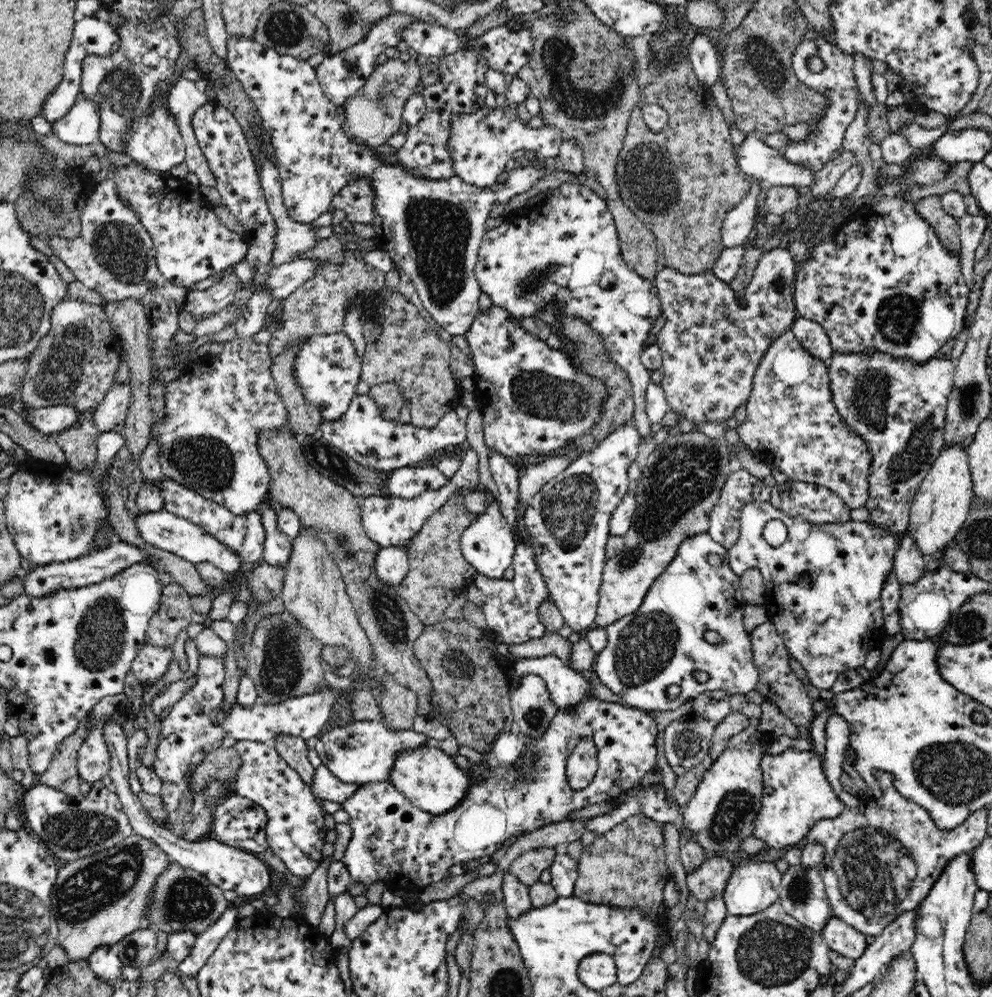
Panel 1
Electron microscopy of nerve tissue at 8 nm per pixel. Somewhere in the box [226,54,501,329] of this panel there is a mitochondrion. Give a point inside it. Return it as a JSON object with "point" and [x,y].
{"point":[439,229]}

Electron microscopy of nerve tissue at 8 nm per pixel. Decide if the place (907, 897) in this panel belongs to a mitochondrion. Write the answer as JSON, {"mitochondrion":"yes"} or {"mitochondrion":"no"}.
{"mitochondrion":"yes"}

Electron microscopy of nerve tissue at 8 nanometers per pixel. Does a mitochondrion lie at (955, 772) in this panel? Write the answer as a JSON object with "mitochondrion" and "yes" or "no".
{"mitochondrion":"yes"}

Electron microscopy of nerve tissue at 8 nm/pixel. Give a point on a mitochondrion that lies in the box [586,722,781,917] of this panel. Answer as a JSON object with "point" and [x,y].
{"point":[736,806]}

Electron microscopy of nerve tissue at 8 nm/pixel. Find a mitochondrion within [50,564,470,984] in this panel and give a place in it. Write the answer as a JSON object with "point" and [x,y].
{"point":[103,880]}

